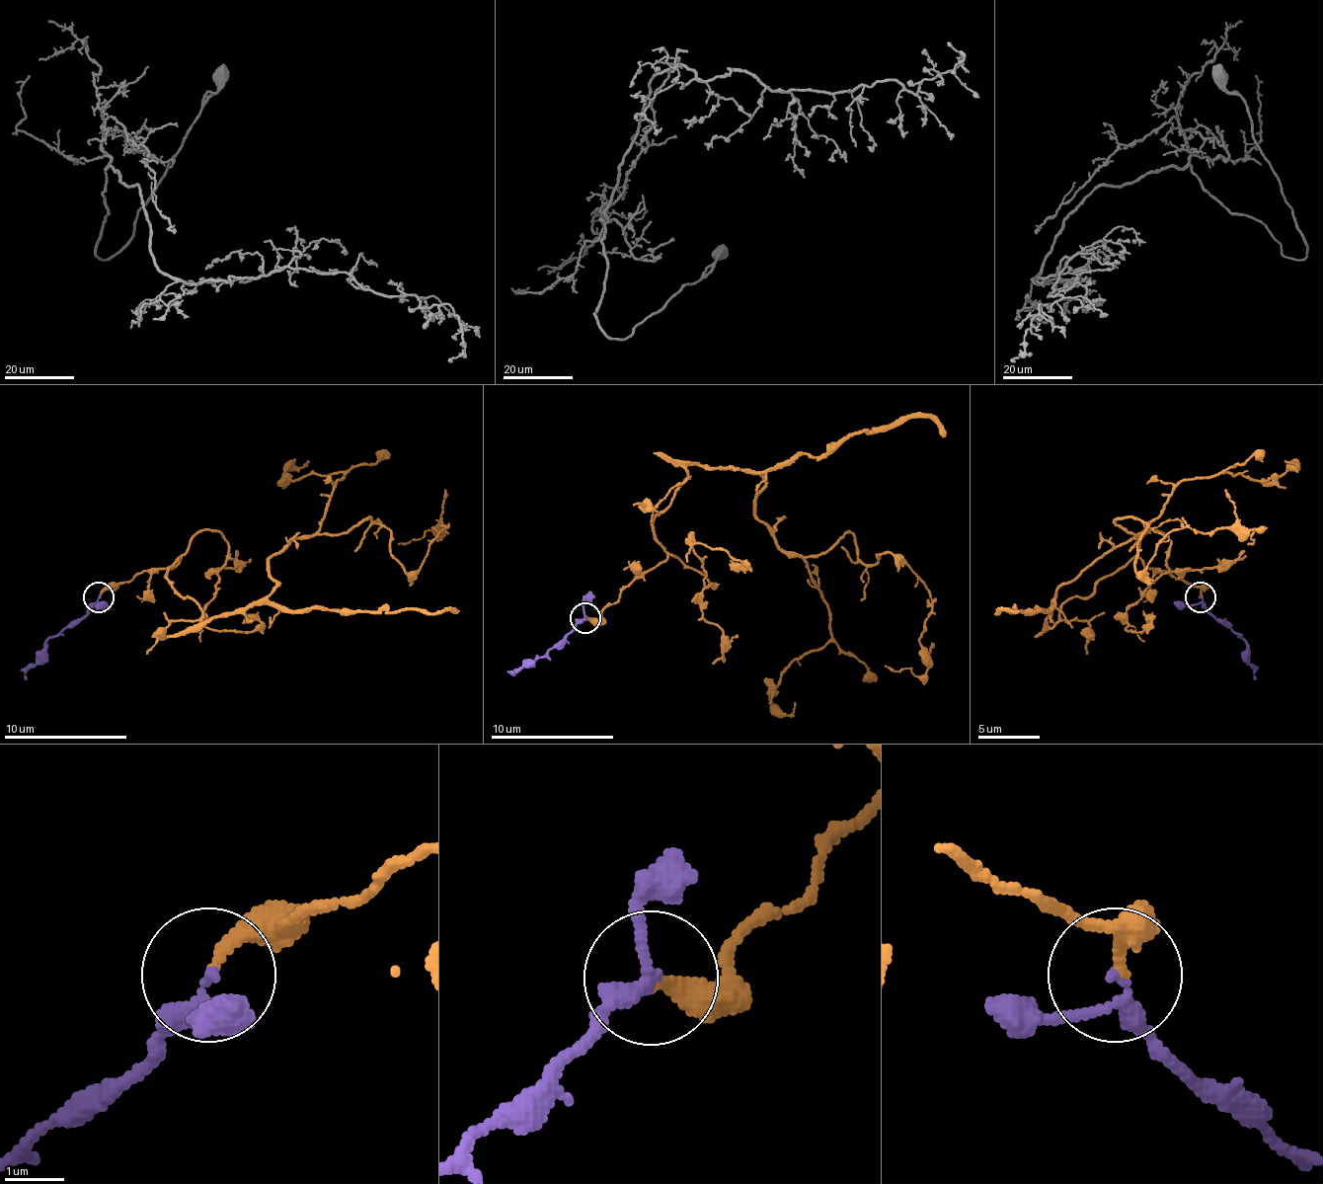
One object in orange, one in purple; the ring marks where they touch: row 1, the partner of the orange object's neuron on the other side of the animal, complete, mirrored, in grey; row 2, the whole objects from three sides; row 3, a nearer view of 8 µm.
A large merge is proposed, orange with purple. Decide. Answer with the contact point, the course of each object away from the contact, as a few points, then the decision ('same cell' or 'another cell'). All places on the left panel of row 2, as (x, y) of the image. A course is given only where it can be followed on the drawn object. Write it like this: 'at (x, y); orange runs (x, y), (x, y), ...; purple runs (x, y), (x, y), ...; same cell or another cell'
at (99, 596); orange runs (100, 595), (180, 556), (200, 627), (263, 602), (296, 537), (370, 515), (416, 572), (443, 528), (398, 543); purple runs (100, 595), (44, 645), (26, 678); same cell

